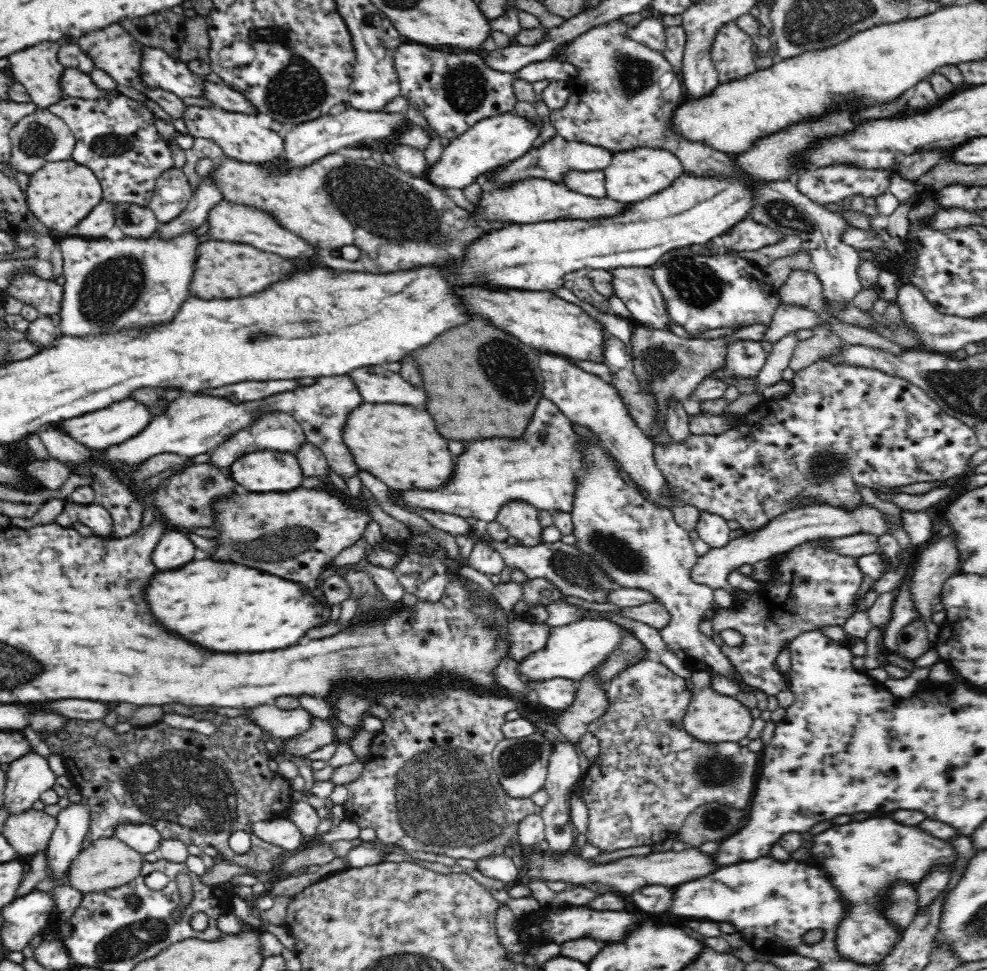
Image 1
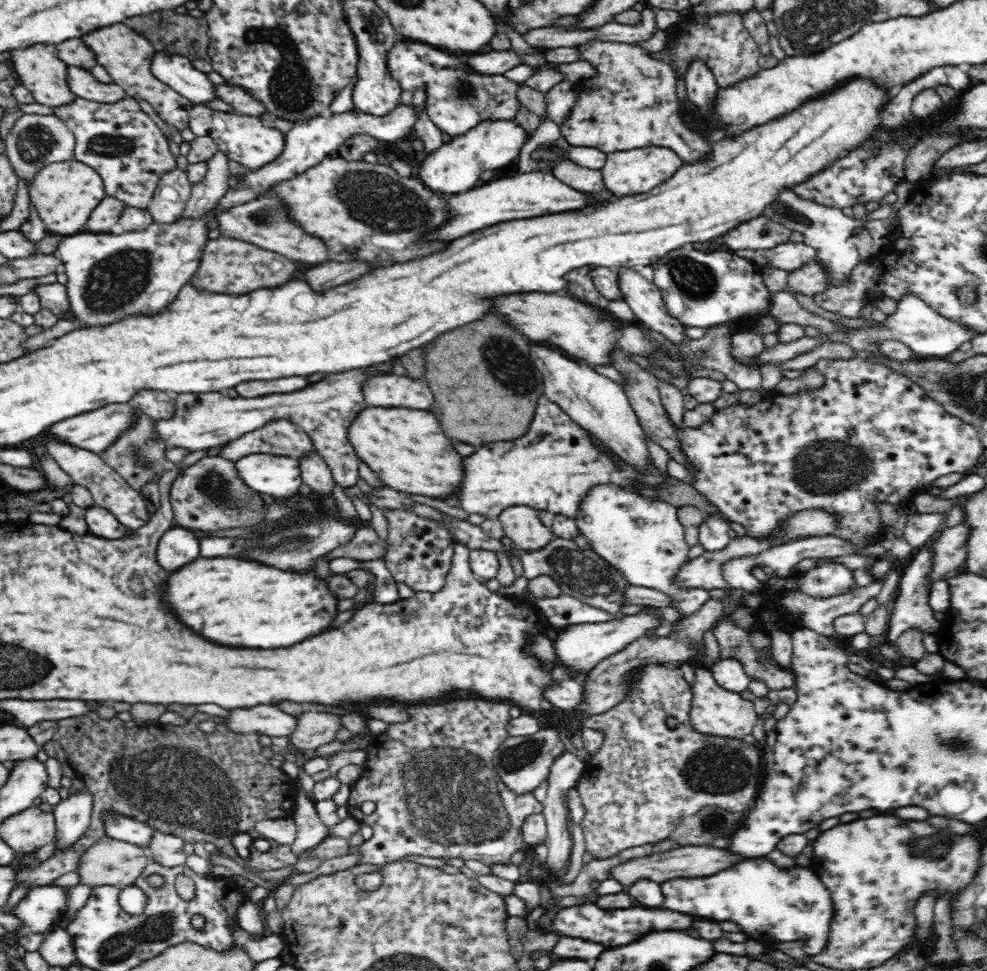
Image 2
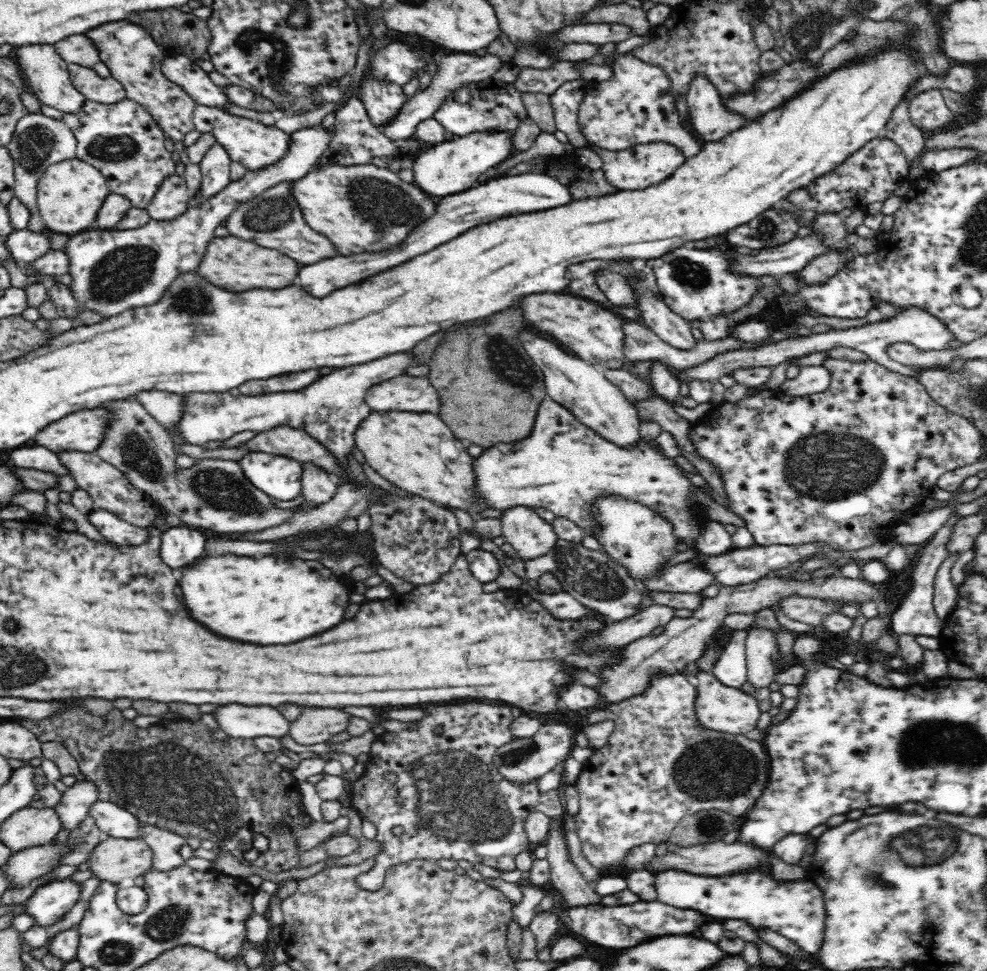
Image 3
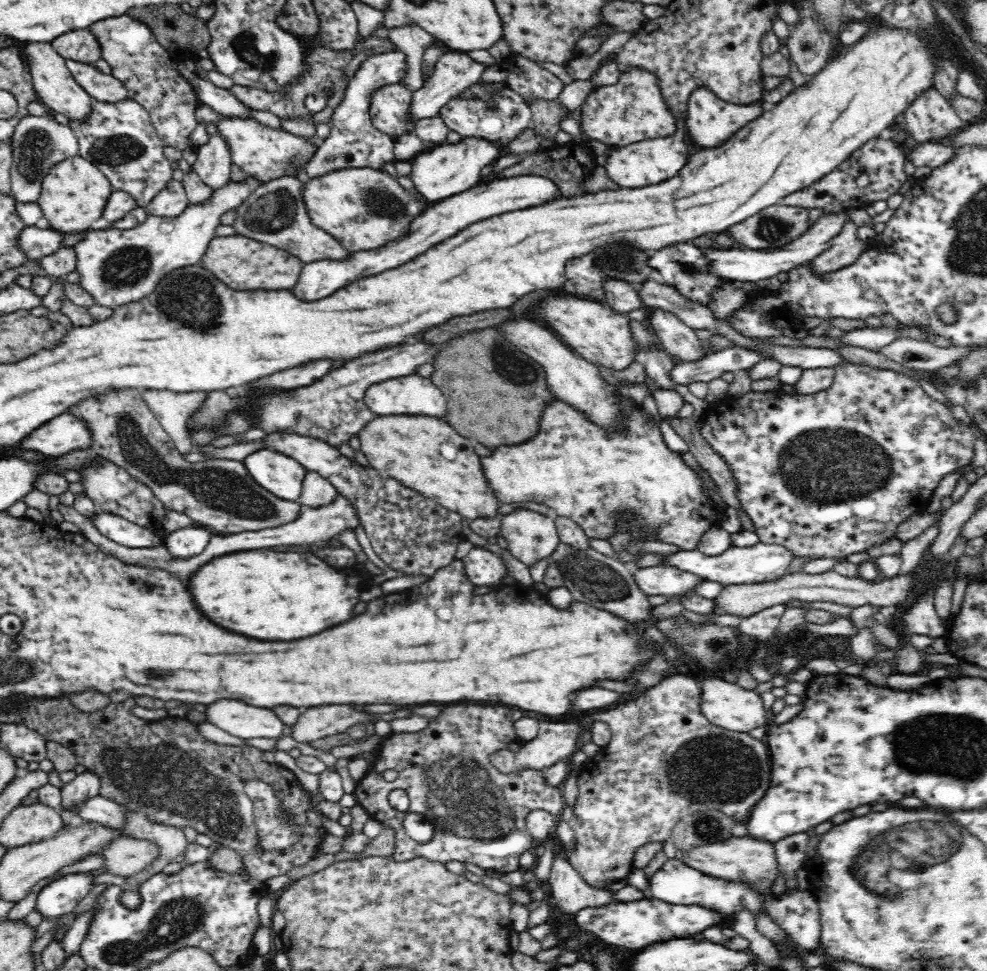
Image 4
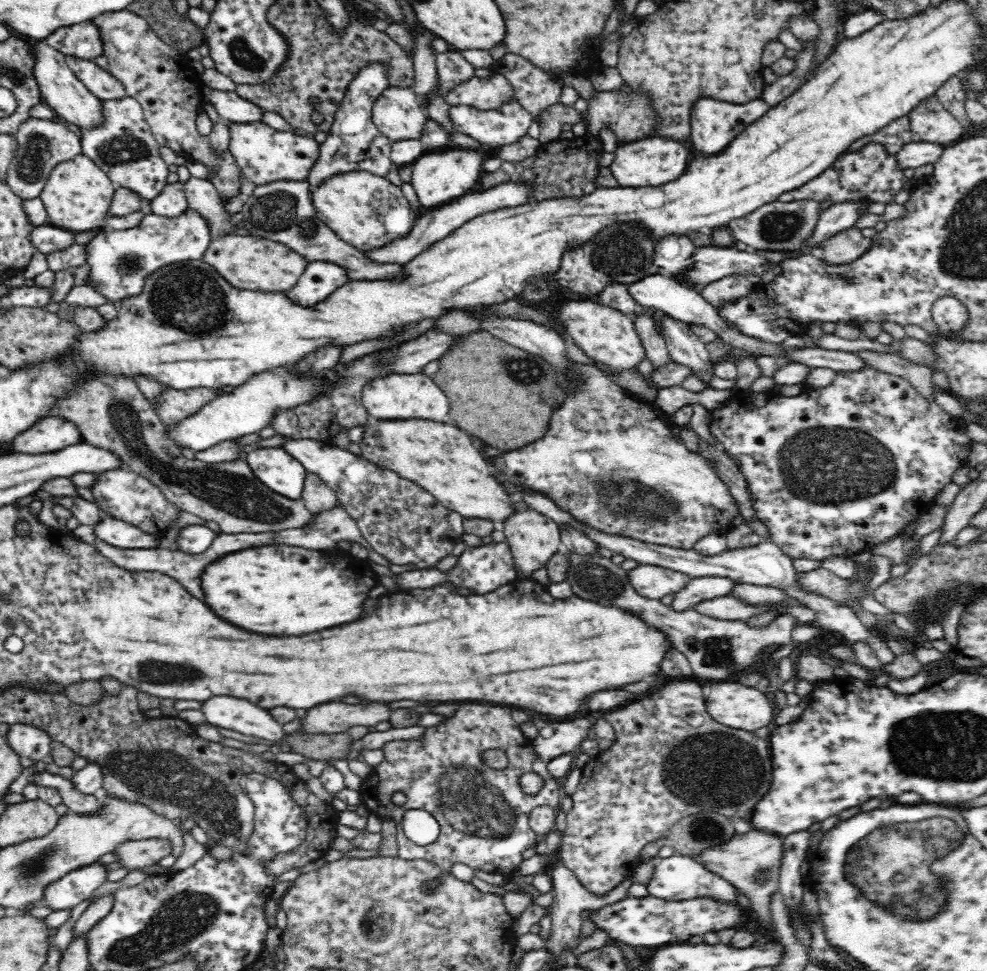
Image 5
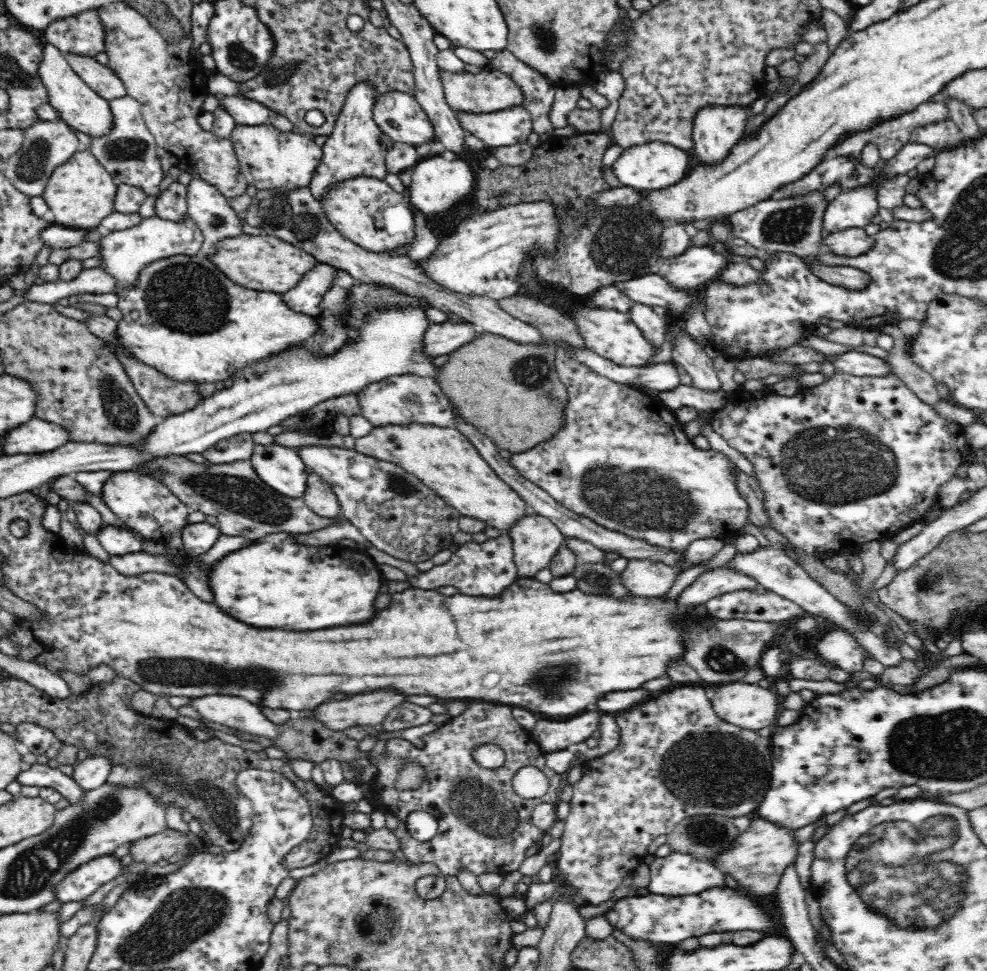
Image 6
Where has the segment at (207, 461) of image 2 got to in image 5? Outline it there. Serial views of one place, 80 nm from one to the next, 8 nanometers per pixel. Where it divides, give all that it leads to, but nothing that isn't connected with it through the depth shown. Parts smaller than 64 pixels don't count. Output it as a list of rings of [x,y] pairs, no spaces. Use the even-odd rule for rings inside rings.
[[[114,375],[88,379],[79,387],[72,389],[69,392],[69,397],[58,401],[47,416],[61,416],[76,424],[84,443],[118,455],[118,459],[122,461],[120,466],[148,479],[154,487],[158,487],[158,491],[162,491],[162,495],[168,499],[168,502],[176,505],[181,511],[194,514],[206,522],[216,522],[222,533],[259,533],[270,530],[286,530],[287,528],[304,526],[312,520],[312,513],[304,506],[304,501],[301,498],[292,500],[276,494],[256,478],[250,465],[244,460],[238,458],[230,460],[230,462],[210,464],[195,458],[185,457],[181,453],[180,447],[169,438],[169,431],[158,419],[156,411],[152,408],[152,402],[142,394],[134,379],[114,377]]]

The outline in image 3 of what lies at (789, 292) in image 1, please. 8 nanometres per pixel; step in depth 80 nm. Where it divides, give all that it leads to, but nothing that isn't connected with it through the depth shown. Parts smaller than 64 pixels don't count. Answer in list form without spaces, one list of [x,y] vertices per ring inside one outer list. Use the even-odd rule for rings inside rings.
[[[854,250],[847,255],[828,251],[826,254],[817,256],[794,276],[799,283],[806,283],[807,286],[824,286],[828,279],[831,279],[844,267],[846,258],[847,260],[852,260],[855,255]]]

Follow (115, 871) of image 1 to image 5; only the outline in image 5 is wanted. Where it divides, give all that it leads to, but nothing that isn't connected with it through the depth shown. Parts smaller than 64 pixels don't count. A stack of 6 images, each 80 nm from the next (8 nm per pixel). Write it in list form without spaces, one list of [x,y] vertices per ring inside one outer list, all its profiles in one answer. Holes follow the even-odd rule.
[[[158,838],[127,841],[122,845],[116,846],[112,852],[116,862],[127,872],[137,868],[149,867],[158,864],[164,856],[170,856],[171,844]]]

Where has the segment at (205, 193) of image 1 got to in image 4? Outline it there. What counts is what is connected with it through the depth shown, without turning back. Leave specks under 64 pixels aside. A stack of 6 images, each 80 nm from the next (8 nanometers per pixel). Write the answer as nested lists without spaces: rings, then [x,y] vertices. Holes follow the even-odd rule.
[[[212,135],[206,144],[198,146],[196,162],[191,165],[193,171],[210,190],[218,190],[230,182],[231,152],[226,141],[220,135]]]

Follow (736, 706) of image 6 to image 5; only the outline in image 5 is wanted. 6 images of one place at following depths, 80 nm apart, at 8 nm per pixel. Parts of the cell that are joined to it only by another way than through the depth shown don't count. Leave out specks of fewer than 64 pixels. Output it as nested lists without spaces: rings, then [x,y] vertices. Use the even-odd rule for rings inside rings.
[[[736,679],[712,682],[705,688],[704,708],[708,715],[721,725],[742,730],[758,730],[764,728],[772,722],[774,718],[774,706],[772,700],[768,700],[763,689],[759,687],[746,687],[736,681]]]

